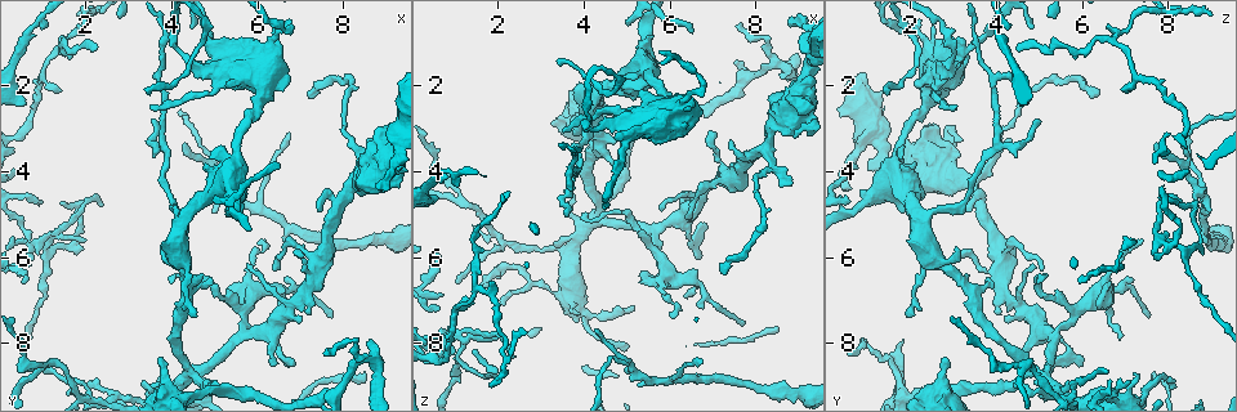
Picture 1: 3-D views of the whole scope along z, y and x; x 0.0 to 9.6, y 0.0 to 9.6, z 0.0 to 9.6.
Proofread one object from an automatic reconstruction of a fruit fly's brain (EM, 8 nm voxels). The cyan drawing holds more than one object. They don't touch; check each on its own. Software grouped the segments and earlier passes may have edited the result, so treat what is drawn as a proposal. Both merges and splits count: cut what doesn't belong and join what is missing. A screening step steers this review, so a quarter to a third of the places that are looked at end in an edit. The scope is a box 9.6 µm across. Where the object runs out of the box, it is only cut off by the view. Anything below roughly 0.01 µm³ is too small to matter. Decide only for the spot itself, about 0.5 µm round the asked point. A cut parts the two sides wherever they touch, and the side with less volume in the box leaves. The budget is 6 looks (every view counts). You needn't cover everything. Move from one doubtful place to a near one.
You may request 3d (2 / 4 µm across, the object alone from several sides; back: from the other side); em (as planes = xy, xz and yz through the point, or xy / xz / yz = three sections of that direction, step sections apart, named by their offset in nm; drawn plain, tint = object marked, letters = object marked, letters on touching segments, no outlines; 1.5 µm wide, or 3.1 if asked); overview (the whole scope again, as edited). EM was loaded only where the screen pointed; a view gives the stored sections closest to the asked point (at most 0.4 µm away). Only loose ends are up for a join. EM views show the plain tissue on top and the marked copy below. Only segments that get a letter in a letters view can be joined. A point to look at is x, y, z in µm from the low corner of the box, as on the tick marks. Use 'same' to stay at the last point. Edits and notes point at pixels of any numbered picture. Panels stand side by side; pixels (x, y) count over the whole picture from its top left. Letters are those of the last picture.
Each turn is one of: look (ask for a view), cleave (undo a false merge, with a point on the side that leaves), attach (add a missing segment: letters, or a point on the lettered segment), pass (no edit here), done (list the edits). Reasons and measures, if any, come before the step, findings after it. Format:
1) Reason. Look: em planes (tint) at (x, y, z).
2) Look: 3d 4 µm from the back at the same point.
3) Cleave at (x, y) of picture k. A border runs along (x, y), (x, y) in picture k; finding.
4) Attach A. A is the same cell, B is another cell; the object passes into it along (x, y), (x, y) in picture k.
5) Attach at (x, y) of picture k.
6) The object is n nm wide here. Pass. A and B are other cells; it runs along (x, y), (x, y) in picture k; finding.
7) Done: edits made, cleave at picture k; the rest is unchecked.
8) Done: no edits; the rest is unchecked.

A fork. Look: em xy step 4 (tint) at (8.45, 3.65, 3.95).

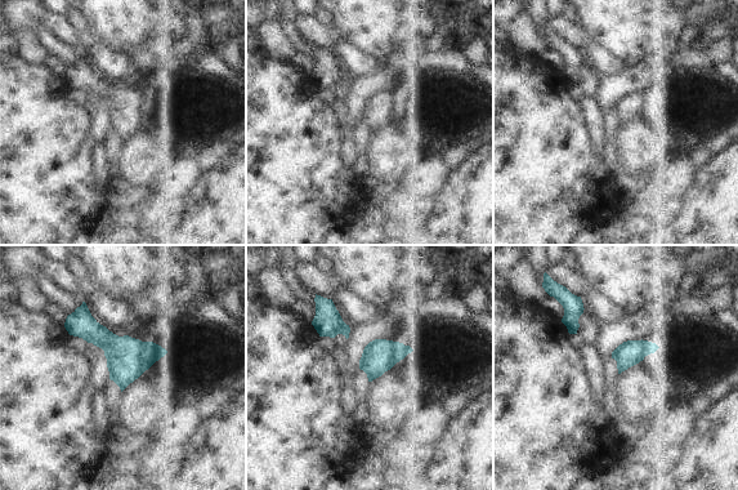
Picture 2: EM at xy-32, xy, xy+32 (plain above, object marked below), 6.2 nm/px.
Another direction. Look: em planes (letters) at the same point.

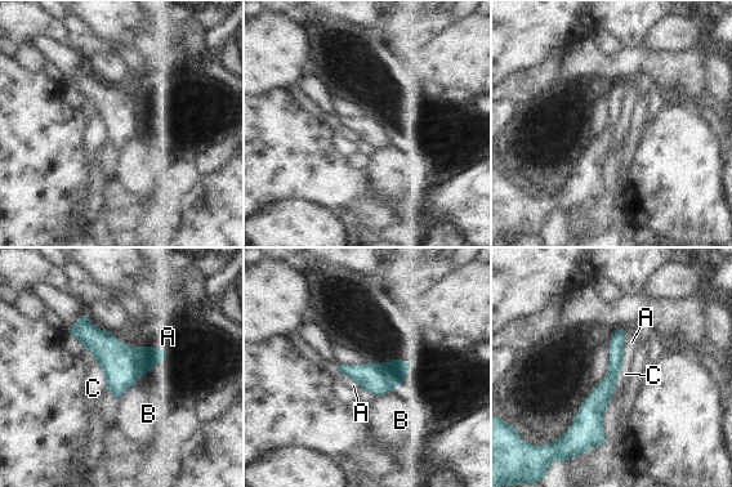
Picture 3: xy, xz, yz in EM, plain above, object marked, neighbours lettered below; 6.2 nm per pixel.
Pass. A, B and C are other cells; it runs along (621, 333), (589, 442) in picture 3; one cell here.

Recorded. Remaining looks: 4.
Thin end. Look: 3d 2 µm at (6.70, 3.05, 8.45).

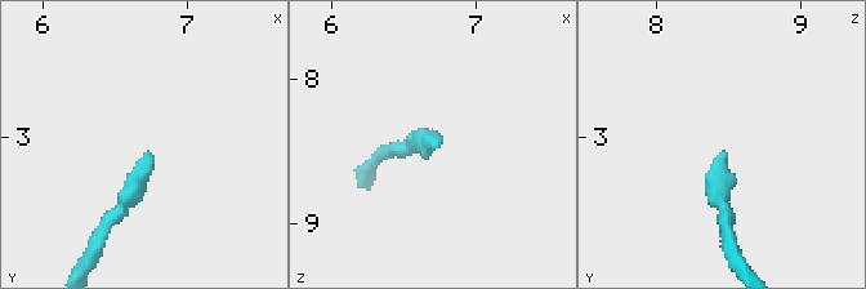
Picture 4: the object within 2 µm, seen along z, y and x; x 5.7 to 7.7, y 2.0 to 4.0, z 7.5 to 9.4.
Look: em planes (letters) at (6.74, 3.10, 8.46).

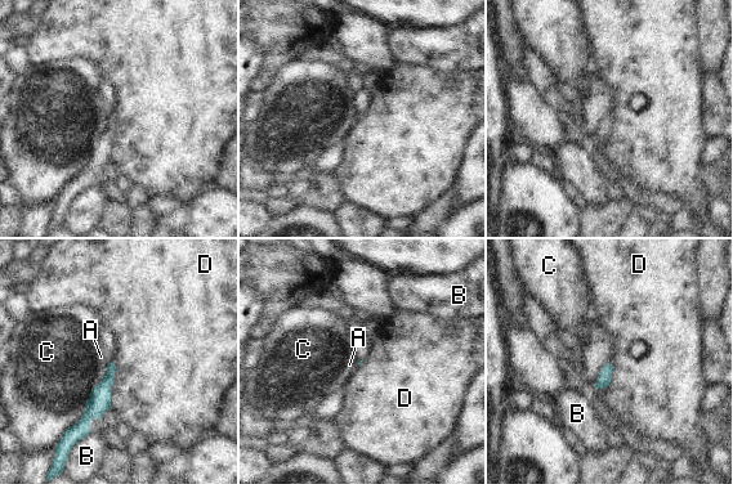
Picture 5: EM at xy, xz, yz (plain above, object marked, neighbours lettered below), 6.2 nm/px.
Pass. A, B, C and D are other cells; no lettered segment goes on from it.

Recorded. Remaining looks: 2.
Tapers out. Look: em planes (letters) at (7.70, 7.40, 7.60).

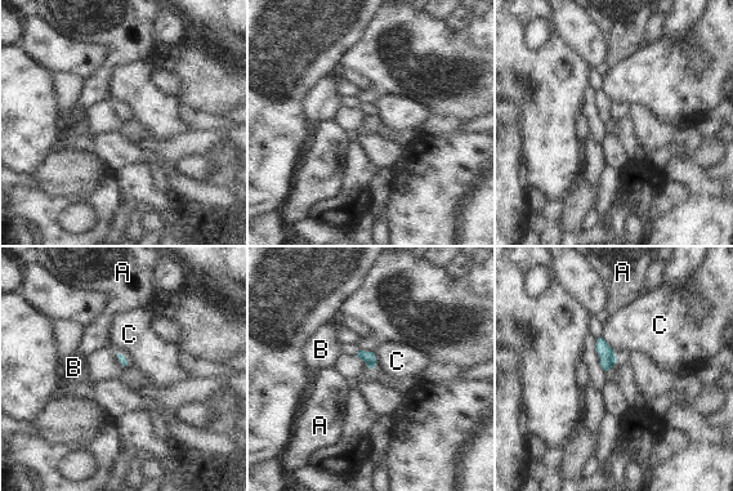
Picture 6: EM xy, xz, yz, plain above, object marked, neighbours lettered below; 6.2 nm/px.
Pass. A, B and C are other cells; a border runs along (602, 338), (617, 358) in picture 6; no lettered segment goes on from it.

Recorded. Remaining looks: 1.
Done: no edits; the rest is unchecked.

